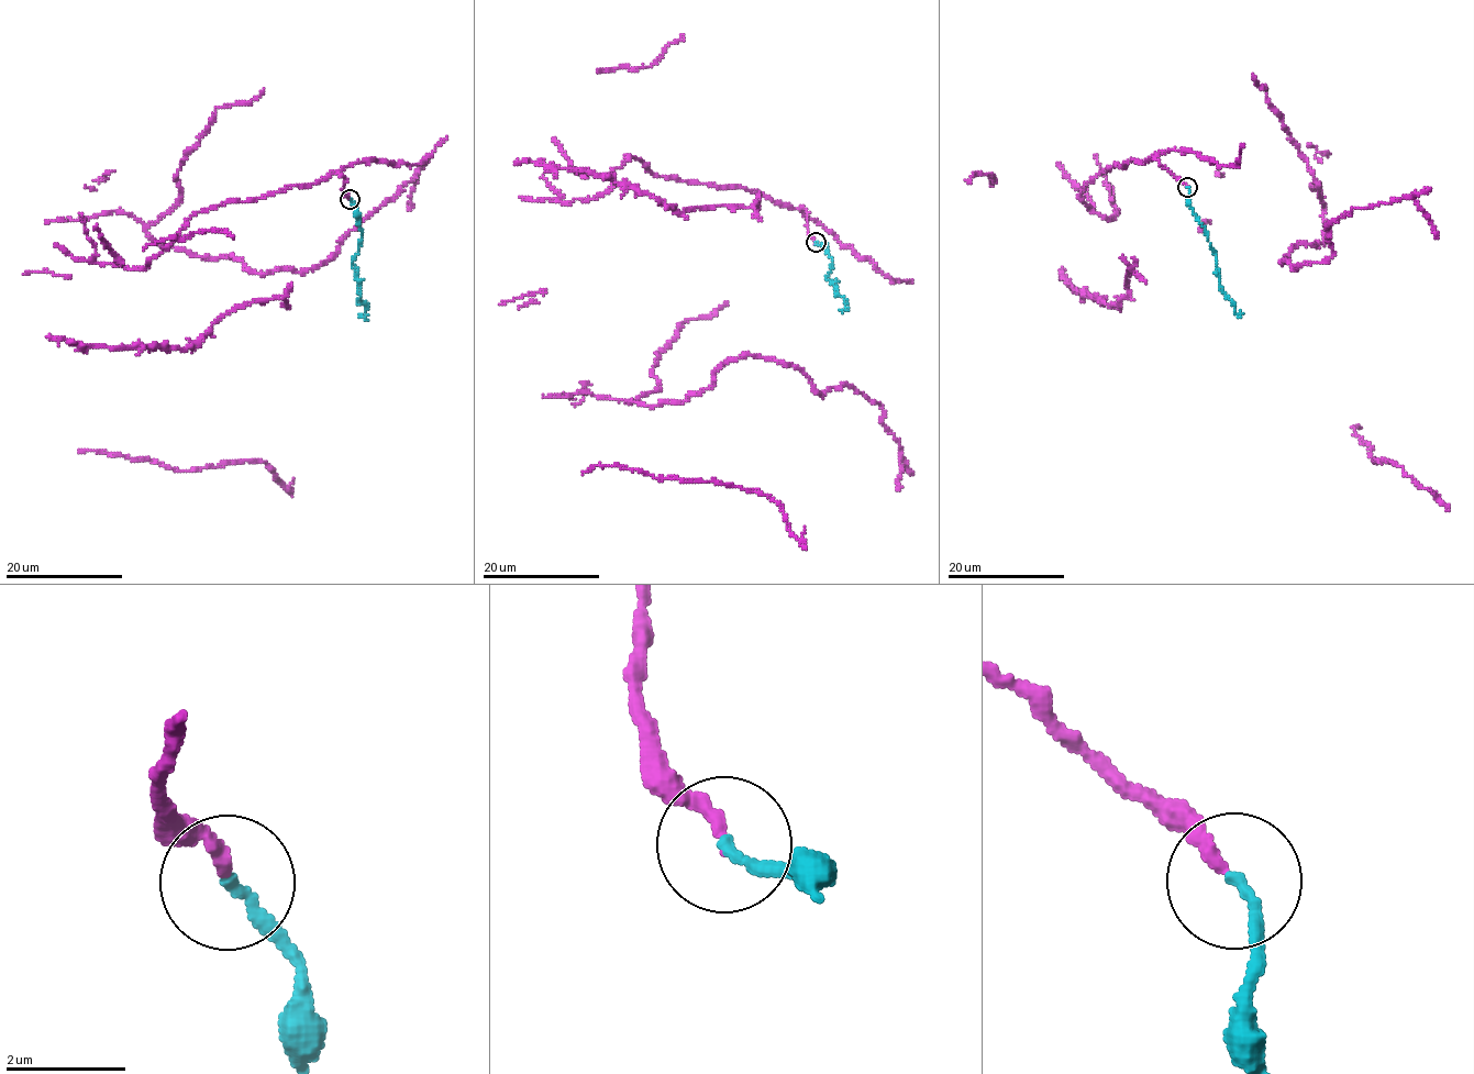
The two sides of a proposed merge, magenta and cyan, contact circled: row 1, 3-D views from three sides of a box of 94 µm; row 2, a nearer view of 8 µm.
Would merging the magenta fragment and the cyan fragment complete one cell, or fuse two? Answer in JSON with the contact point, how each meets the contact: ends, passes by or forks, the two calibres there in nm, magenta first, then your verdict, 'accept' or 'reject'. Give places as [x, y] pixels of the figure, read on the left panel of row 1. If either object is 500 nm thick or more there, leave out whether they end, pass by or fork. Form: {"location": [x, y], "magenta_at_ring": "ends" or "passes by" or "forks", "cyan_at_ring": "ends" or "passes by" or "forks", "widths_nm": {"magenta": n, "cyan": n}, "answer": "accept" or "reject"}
{"location": [350, 199], "magenta_at_ring": "ends", "cyan_at_ring": "ends", "widths_nm": {"magenta": 180, "cyan": 200}, "answer": "accept"}

